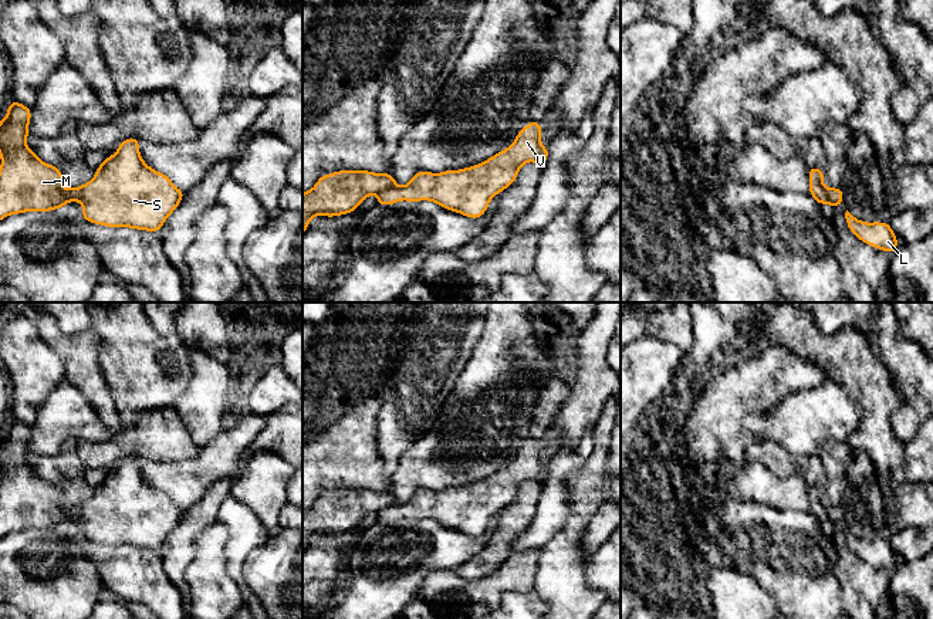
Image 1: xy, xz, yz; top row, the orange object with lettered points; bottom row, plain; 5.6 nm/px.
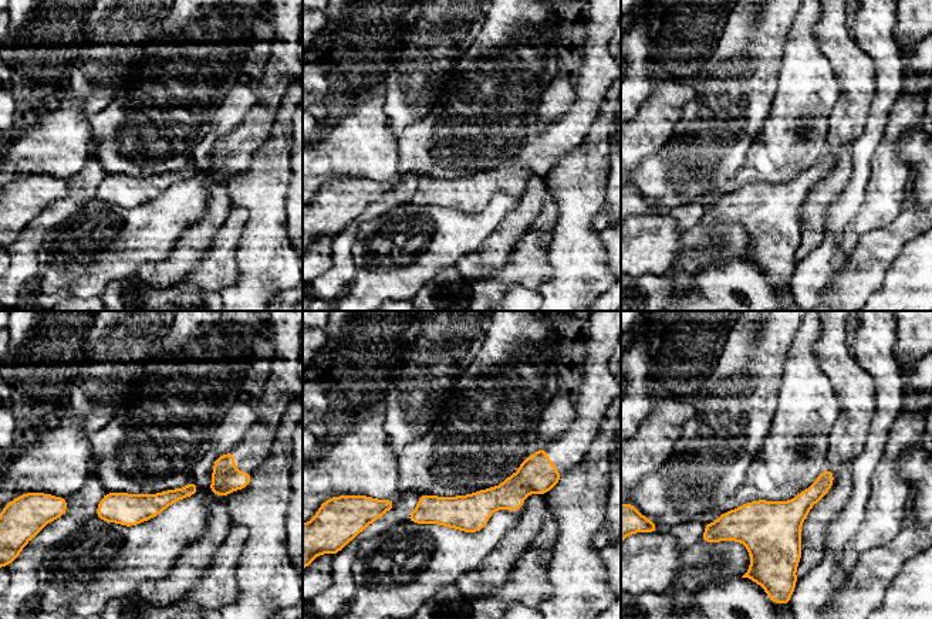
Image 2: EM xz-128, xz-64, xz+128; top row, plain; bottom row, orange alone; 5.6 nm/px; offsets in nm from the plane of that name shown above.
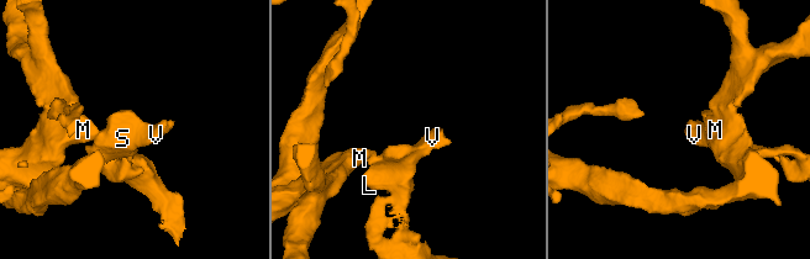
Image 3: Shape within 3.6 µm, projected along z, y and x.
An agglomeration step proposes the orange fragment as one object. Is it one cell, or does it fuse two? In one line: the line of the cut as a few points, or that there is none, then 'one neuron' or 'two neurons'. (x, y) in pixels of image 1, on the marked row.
cut in xz along (395, 185), (378, 195); two neurons

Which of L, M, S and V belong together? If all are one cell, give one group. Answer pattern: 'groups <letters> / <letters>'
groups L S V / M

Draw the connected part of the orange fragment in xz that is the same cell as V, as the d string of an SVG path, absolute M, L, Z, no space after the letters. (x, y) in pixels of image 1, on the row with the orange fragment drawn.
M538 121L528 122L507 149L490 159L460 170L420 170L405 186L381 192L378 204L429 200L470 219L479 219L487 212L490 200L515 182L525 162L541 166L547 162L548 148L541 145L541 132Z

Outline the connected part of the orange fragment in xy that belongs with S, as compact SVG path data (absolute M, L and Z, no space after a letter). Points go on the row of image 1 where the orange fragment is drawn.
M138 138L122 141L88 183L65 189L70 202L82 203L84 220L158 233L178 209L185 192L143 162L139 142Z

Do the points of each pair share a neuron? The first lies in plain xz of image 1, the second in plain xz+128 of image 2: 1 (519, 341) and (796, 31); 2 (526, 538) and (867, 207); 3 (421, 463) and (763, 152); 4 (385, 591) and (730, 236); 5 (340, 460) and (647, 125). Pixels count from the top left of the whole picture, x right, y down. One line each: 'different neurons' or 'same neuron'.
1: same neuron
2: same neuron
3: same neuron
4: same neuron
5: same neuron

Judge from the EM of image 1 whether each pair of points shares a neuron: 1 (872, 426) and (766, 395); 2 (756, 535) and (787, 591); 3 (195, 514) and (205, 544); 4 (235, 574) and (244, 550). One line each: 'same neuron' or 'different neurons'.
1: different neurons
2: same neuron
3: different neurons
4: same neuron

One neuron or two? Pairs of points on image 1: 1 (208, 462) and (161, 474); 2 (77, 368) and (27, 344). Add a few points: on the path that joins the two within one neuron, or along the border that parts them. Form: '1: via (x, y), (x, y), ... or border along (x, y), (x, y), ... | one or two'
1: via (196, 470), (188, 474), (172, 474) | one
2: border along (40, 334), (61, 359), (67, 379) | two

